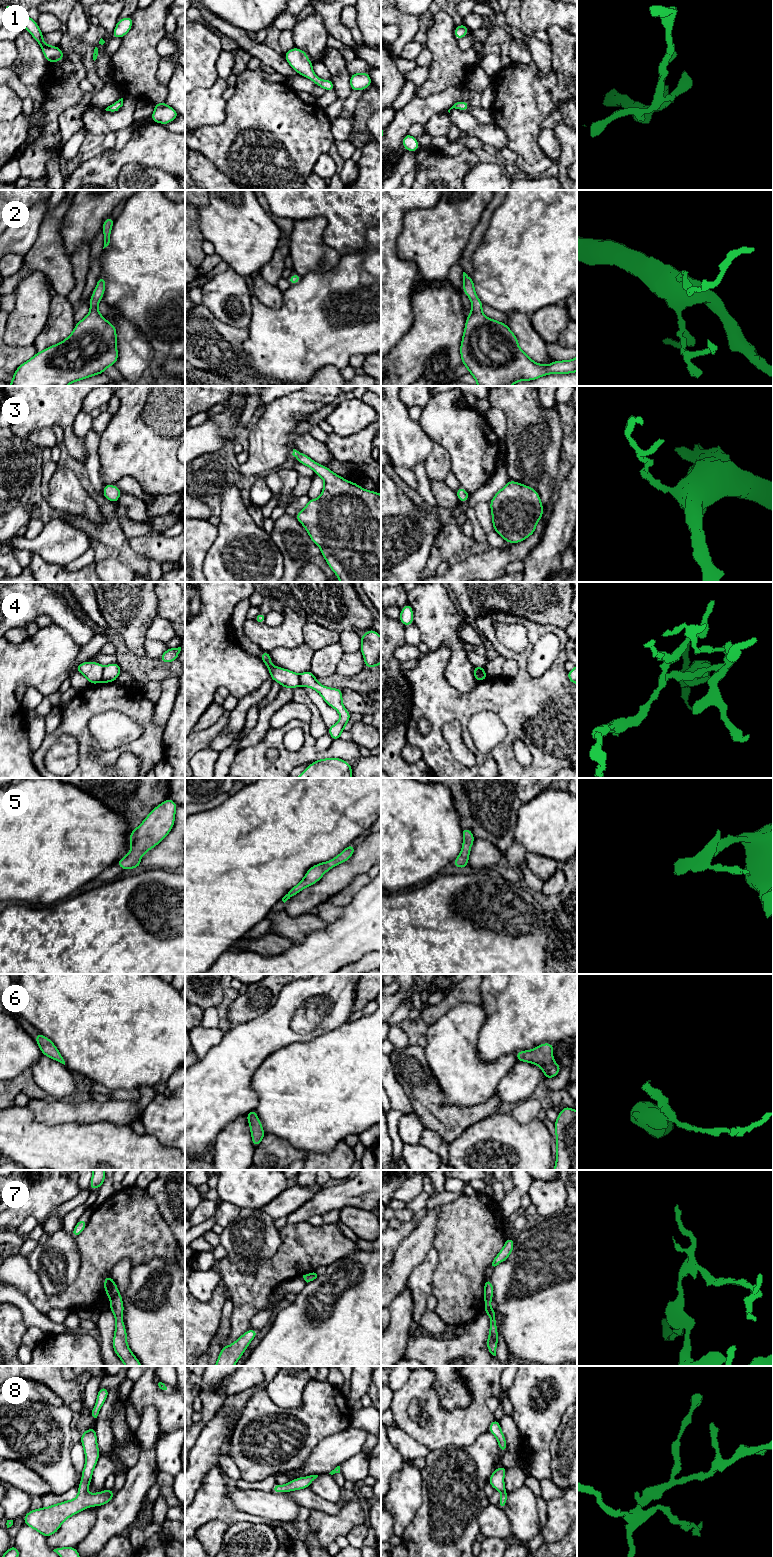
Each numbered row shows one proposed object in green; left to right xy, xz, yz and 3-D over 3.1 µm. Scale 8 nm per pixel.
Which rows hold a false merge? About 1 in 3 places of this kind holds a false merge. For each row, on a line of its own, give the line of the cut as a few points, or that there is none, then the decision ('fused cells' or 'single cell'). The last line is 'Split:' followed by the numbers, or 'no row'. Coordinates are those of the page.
1: cut none; single cell
2: cut none; single cell
3: cut none; single cell
4: cut xy (104, 666), (101, 681); fused cells
5: cut none; single cell
6: cut none; single cell
7: cut none; single cell
8: cut none; single cell
Split: 4

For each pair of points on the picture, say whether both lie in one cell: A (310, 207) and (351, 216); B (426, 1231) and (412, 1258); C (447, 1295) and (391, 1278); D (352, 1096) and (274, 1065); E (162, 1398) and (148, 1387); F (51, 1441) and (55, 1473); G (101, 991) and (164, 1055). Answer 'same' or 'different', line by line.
A: same
B: same
C: different
D: same
E: same
F: same
G: same

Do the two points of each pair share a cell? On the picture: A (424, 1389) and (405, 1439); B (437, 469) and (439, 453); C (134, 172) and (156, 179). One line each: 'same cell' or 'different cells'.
A: different cells
B: same cell
C: same cell

